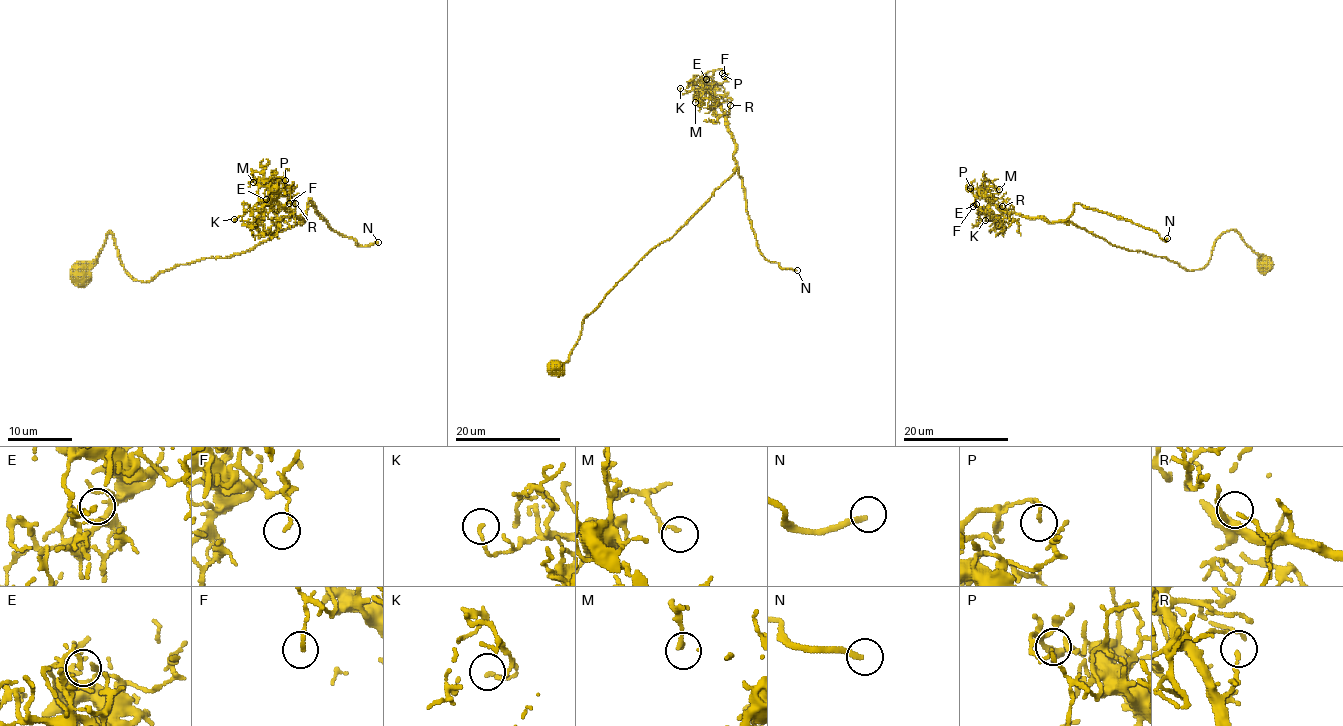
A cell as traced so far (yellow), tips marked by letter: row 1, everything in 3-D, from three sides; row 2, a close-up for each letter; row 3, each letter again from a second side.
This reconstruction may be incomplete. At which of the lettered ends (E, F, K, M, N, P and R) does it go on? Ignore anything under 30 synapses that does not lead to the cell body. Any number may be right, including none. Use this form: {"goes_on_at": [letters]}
{"goes_on_at": ["N"]}

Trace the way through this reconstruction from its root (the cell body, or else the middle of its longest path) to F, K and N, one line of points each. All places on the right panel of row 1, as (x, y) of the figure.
F: (1265, 264), (1233, 230), (1216, 241), (1202, 268), (1186, 271), (1070, 222), (1001, 210), (980, 195), (973, 206)
K: (1265, 264), (1233, 230), (1202, 268), (1186, 271), (1070, 222), (994, 205), (985, 220)
N: (1265, 264), (1233, 230), (1202, 268), (1186, 271), (1066, 220), (1082, 204), (1167, 238)

